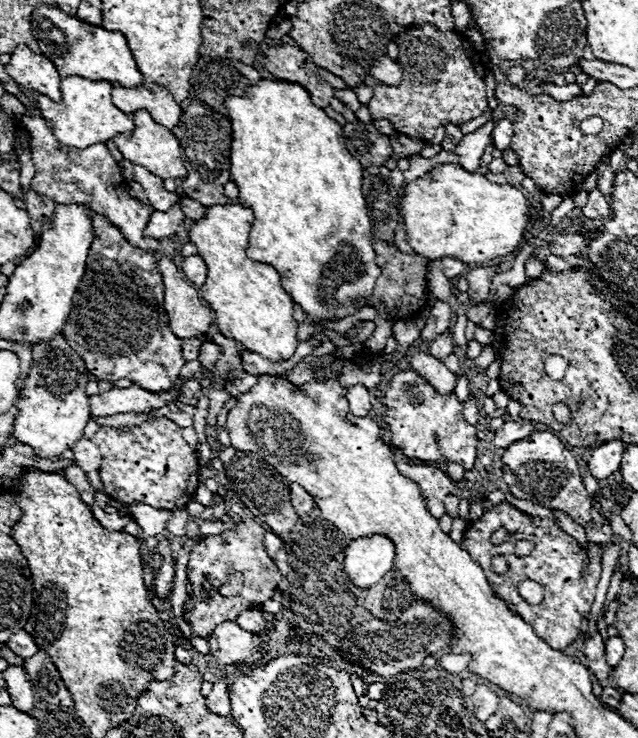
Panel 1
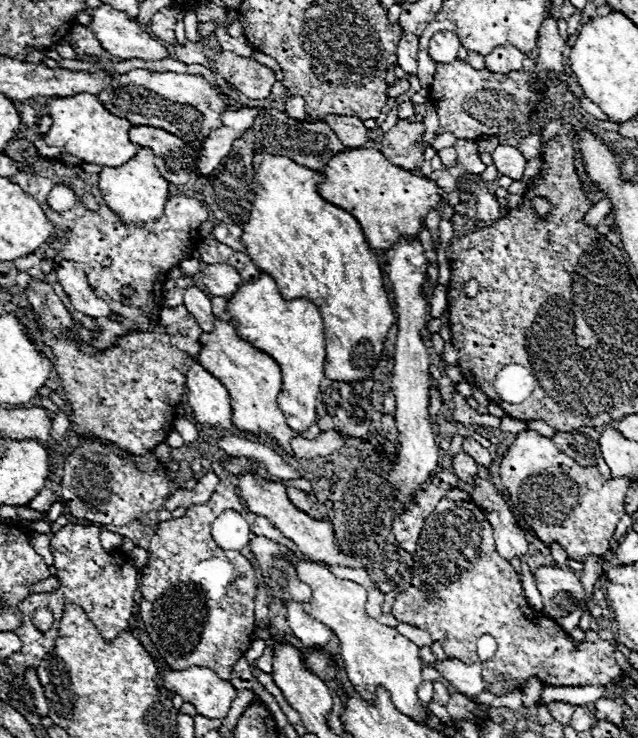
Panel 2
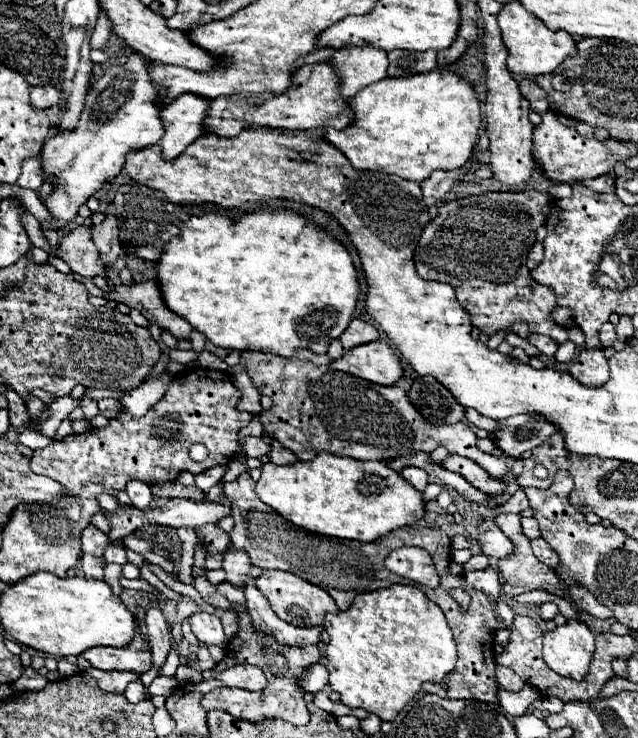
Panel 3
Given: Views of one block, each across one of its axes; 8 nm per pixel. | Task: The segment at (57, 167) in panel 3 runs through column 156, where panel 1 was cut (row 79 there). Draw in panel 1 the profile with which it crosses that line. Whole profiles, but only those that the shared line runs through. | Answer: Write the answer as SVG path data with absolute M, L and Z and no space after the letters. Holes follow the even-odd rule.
M40 4L32 12L32 34L38 40L40 52L54 60L62 76L82 76L88 80L118 82L130 88L134 88L134 84L142 84L144 80L144 76L136 68L130 46L126 44L128 40L122 32L82 22L76 16L68 16L58 6Z

